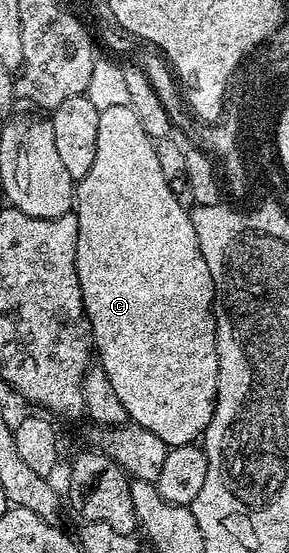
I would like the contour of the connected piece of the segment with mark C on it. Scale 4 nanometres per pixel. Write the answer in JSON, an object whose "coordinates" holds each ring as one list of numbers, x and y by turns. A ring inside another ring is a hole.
{"coordinates":[[111,106,100,110,94,166,90,166,90,174,86,174,75,185,74,211,78,218,76,273,82,290,84,309,92,327,92,343,98,353,99,367,106,370,106,378,110,378,114,391,118,393,118,399,121,400,122,406,126,406,126,414,131,423,146,426,146,430,154,430,154,434,158,434,158,438,162,438,162,442,169,448,199,441,216,409,220,361,216,349,216,313,212,310,216,295,210,278,210,266,206,266,206,258,202,258,189,209,181,204,180,198,174,195,170,186,166,186,166,178,162,178,162,166,158,166,156,144,146,134,146,130,142,130,142,122,138,122,138,114,134,114,131,106]]}

